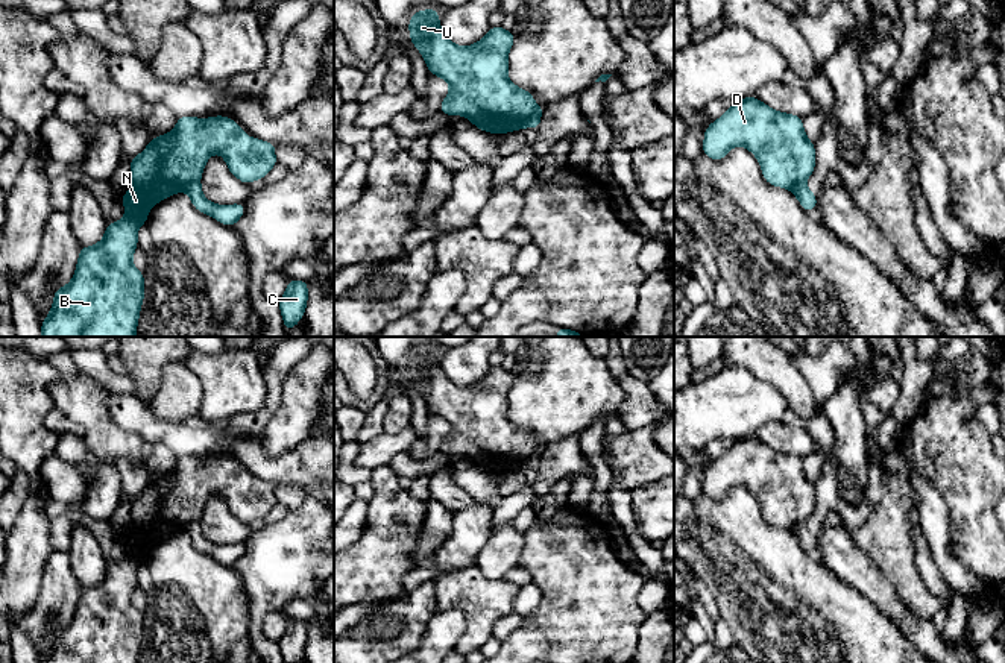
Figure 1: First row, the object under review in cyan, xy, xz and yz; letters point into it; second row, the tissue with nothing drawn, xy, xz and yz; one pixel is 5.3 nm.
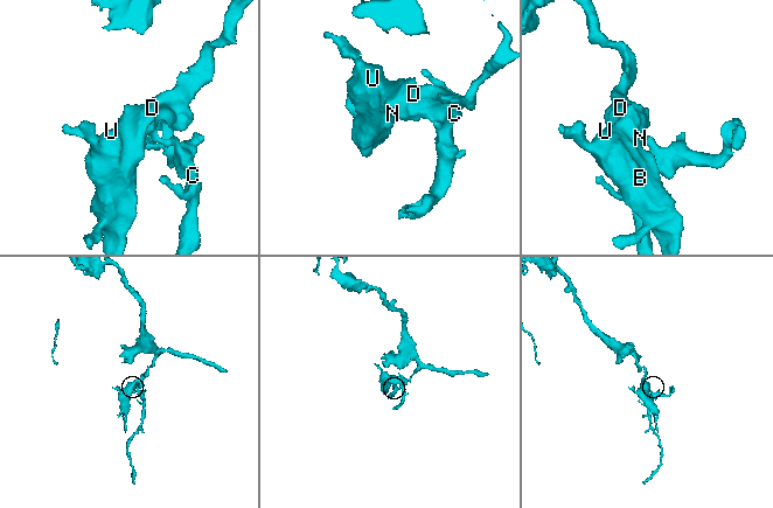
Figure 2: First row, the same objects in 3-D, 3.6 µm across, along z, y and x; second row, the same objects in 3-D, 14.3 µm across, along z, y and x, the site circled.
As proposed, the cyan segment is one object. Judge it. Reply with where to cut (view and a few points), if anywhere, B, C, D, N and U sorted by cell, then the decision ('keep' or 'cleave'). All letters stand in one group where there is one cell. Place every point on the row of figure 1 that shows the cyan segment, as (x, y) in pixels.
cut xz (538, 106), (526, 125); groups B D N U / C; cleave

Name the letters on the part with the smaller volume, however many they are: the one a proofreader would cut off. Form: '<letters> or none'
C

